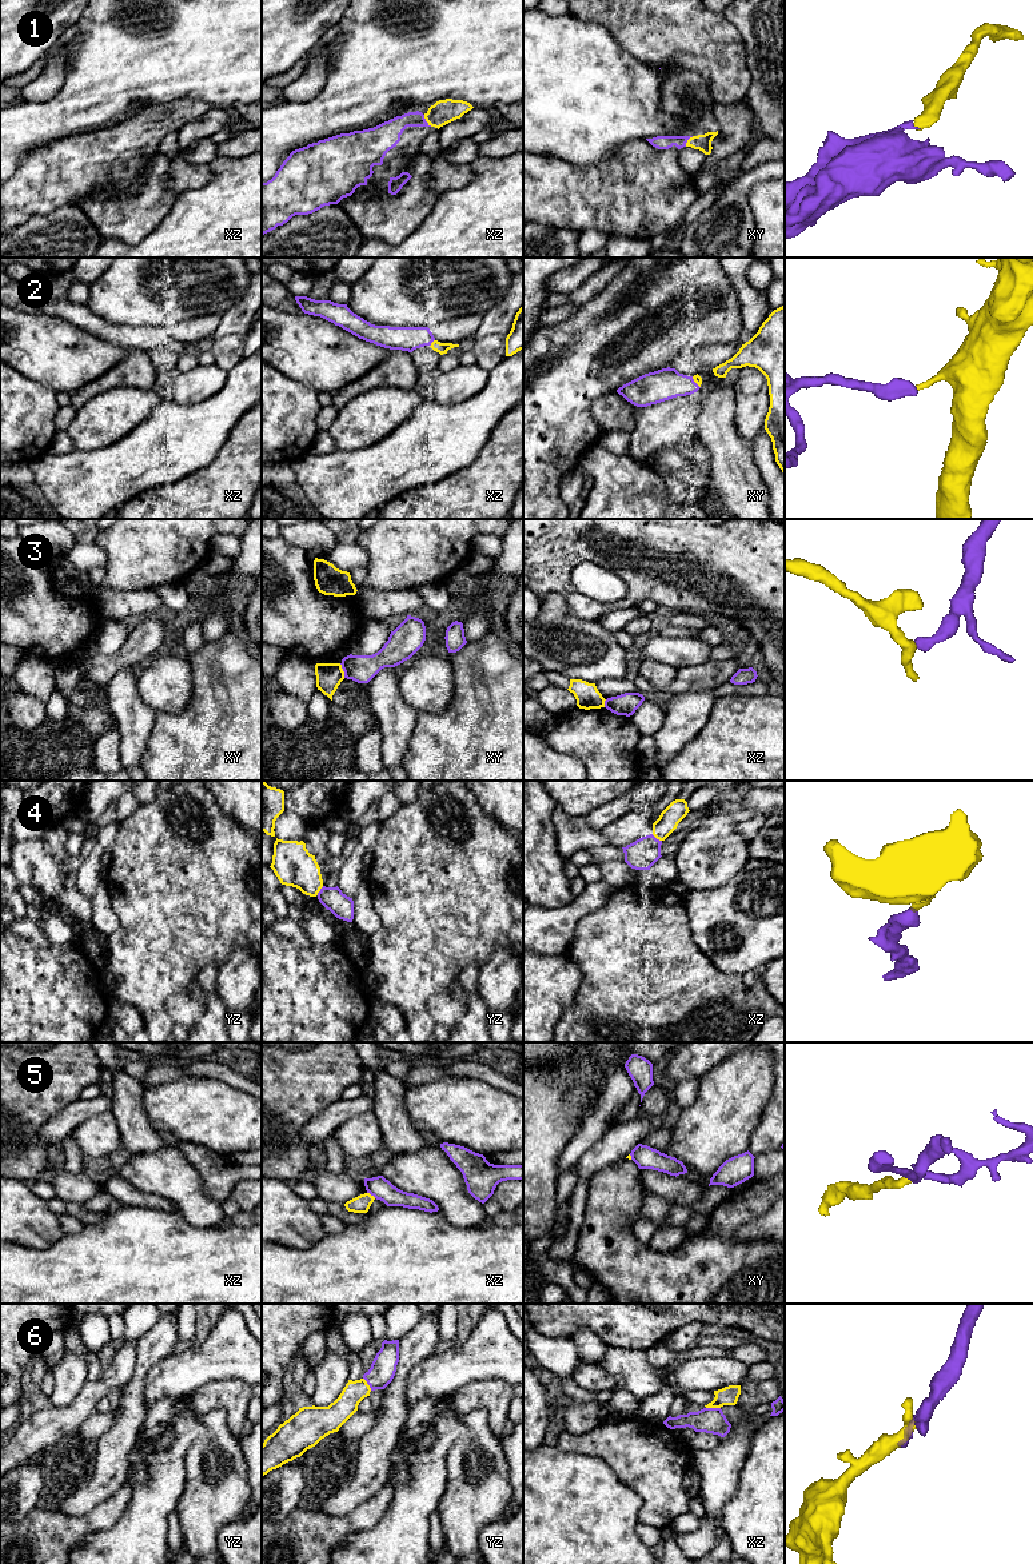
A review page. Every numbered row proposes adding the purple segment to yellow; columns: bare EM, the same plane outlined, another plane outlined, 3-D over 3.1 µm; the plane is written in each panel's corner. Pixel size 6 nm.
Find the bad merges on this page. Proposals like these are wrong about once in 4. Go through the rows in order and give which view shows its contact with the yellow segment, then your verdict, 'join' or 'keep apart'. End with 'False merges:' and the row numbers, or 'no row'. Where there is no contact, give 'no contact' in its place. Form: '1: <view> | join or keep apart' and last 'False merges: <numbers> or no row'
1: xz | join
2: xz | join
3: xy | keep apart
4: xz | join
5: xz | keep apart
6: xz | join
False merges: 3, 5

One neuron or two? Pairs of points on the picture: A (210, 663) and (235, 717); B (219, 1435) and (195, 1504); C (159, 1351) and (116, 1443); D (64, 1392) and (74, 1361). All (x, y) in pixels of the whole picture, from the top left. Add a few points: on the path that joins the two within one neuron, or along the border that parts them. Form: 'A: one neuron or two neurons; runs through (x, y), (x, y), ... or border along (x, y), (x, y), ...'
A: one neuron; runs through (223, 677), (232, 691), (235, 703)
B: one neuron; runs through (202, 1451), (196, 1463), (196, 1485)
C: one neuron; runs through (140, 1373), (132, 1393), (130, 1420)
D: one neuron; runs through (67, 1384), (72, 1369)

